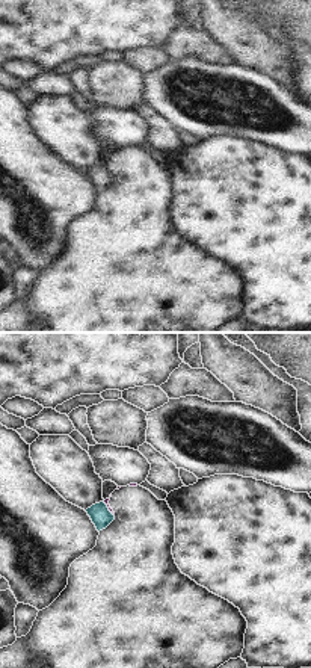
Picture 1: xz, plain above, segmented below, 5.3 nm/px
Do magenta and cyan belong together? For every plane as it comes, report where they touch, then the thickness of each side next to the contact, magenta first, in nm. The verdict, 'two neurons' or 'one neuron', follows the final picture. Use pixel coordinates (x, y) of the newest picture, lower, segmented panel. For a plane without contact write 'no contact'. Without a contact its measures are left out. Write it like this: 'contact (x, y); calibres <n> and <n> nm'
contact (107, 507); calibres 20 and 110 nm

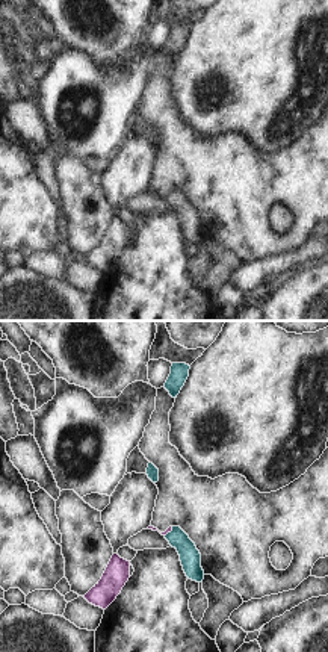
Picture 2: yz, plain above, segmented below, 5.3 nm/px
contact (170, 531); calibres 20 and 110 nm

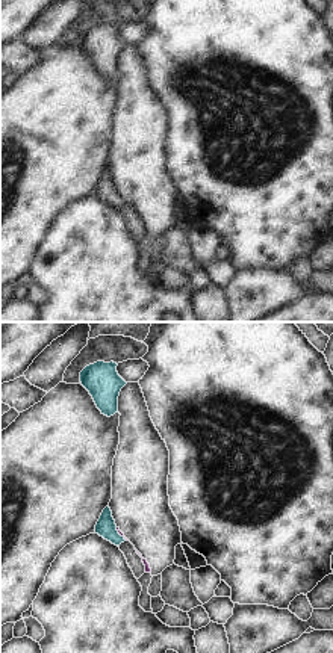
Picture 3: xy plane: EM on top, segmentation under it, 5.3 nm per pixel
contact (120, 534); calibres 20 and 110 nm

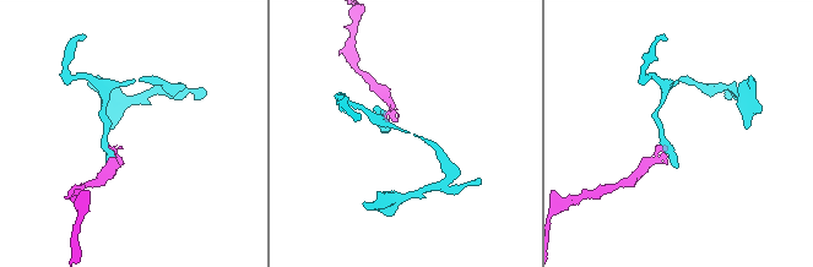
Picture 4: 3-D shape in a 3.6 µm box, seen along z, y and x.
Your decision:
two neurons

